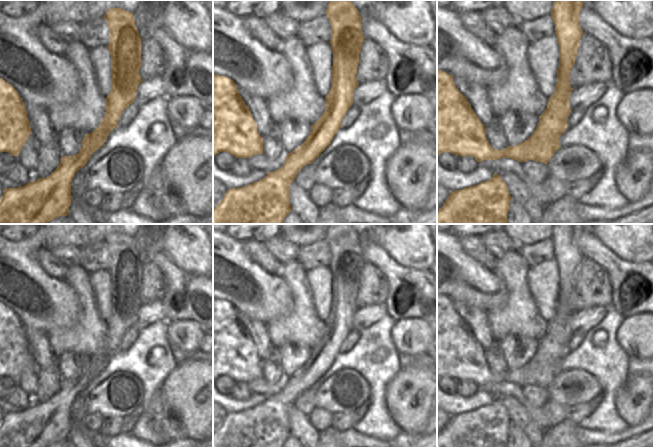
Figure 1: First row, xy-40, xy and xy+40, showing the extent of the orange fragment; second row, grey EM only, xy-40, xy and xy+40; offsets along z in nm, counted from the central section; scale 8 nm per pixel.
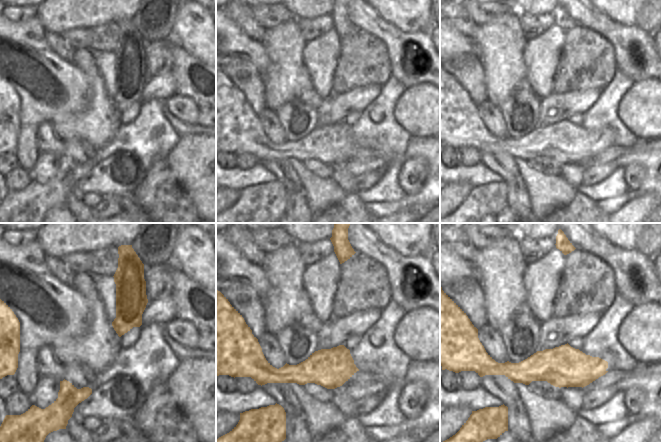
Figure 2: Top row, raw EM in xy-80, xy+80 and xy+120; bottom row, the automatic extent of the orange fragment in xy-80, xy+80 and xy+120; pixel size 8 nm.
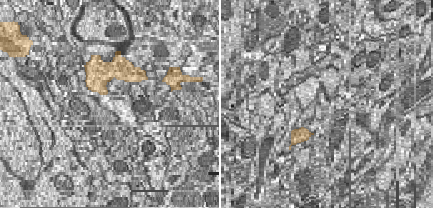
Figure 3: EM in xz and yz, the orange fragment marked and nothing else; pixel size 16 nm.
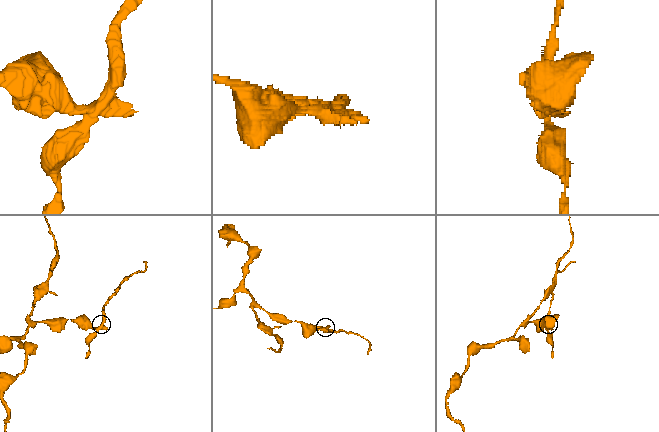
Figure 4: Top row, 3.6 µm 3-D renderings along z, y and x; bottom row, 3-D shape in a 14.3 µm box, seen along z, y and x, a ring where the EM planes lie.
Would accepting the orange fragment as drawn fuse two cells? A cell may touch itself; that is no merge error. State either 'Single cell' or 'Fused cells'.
Fused cells.

